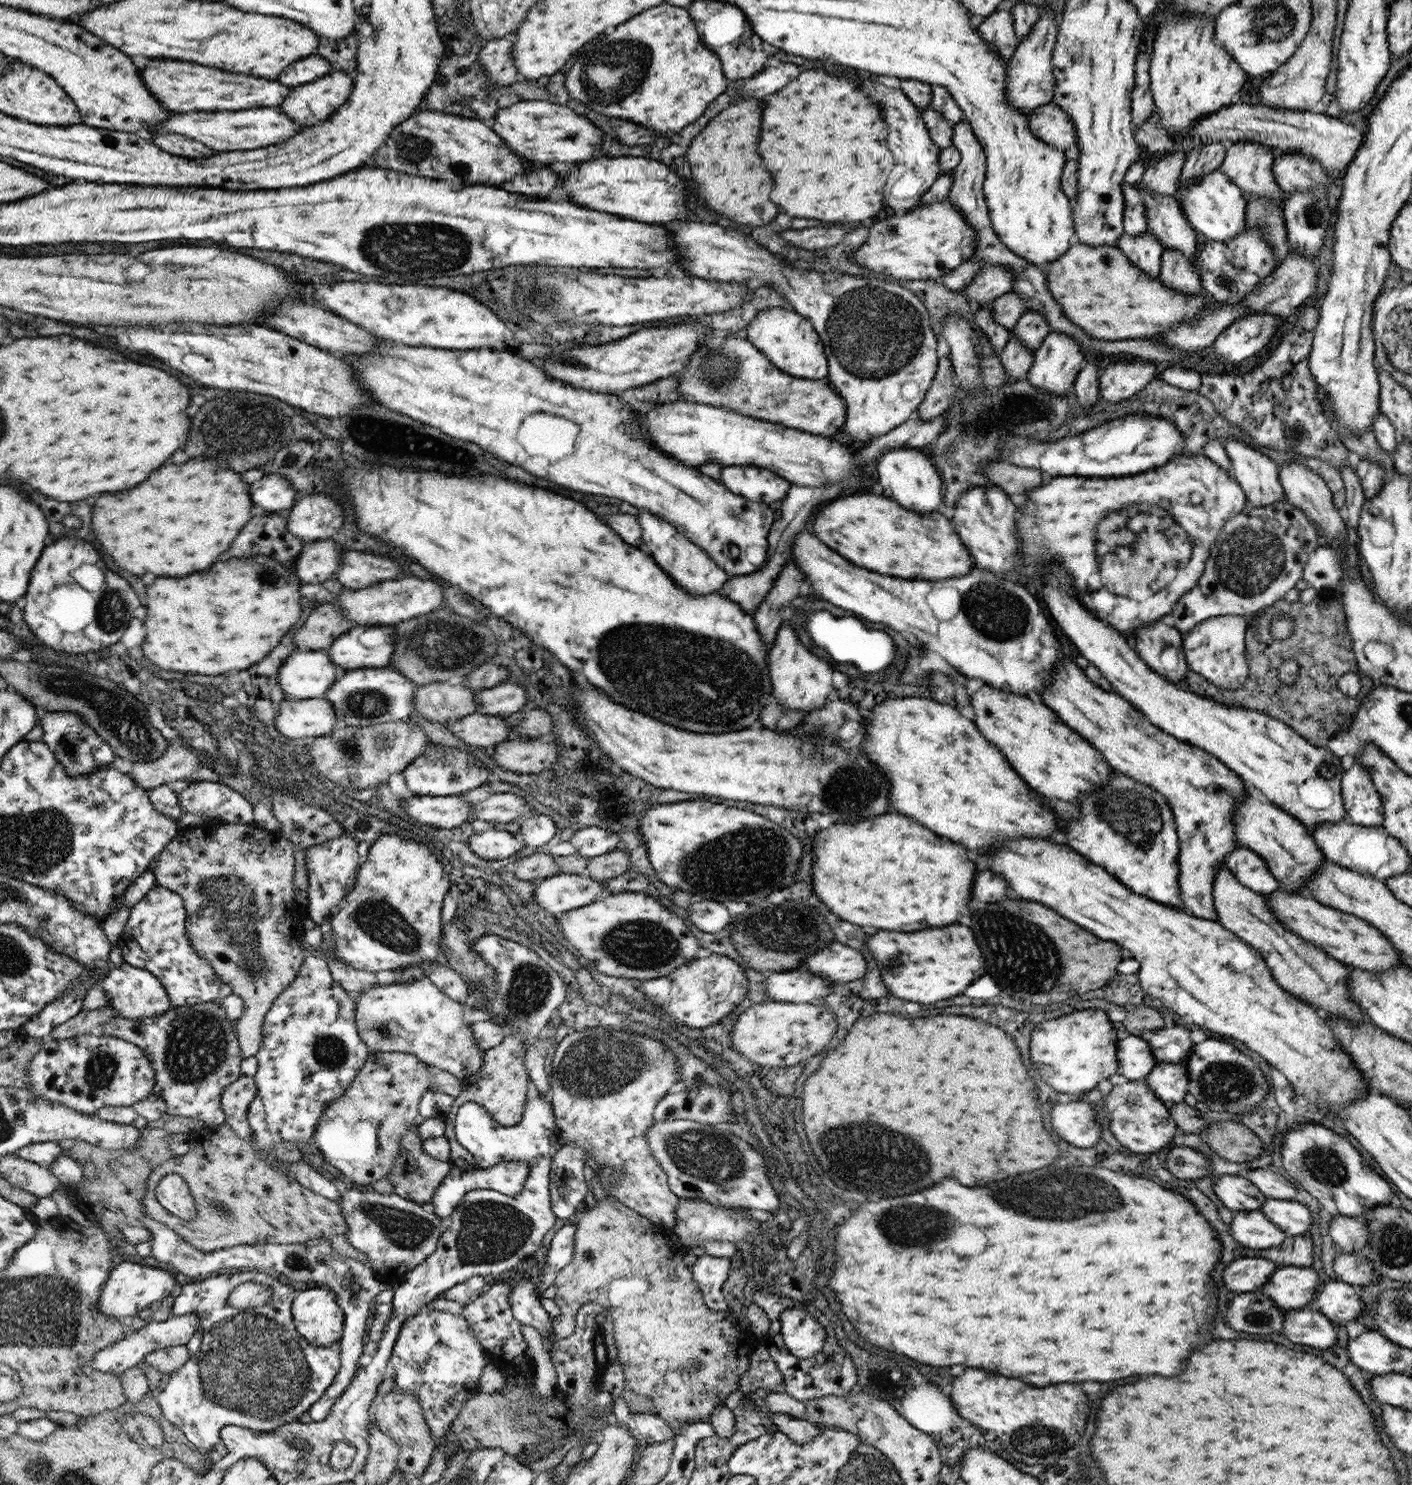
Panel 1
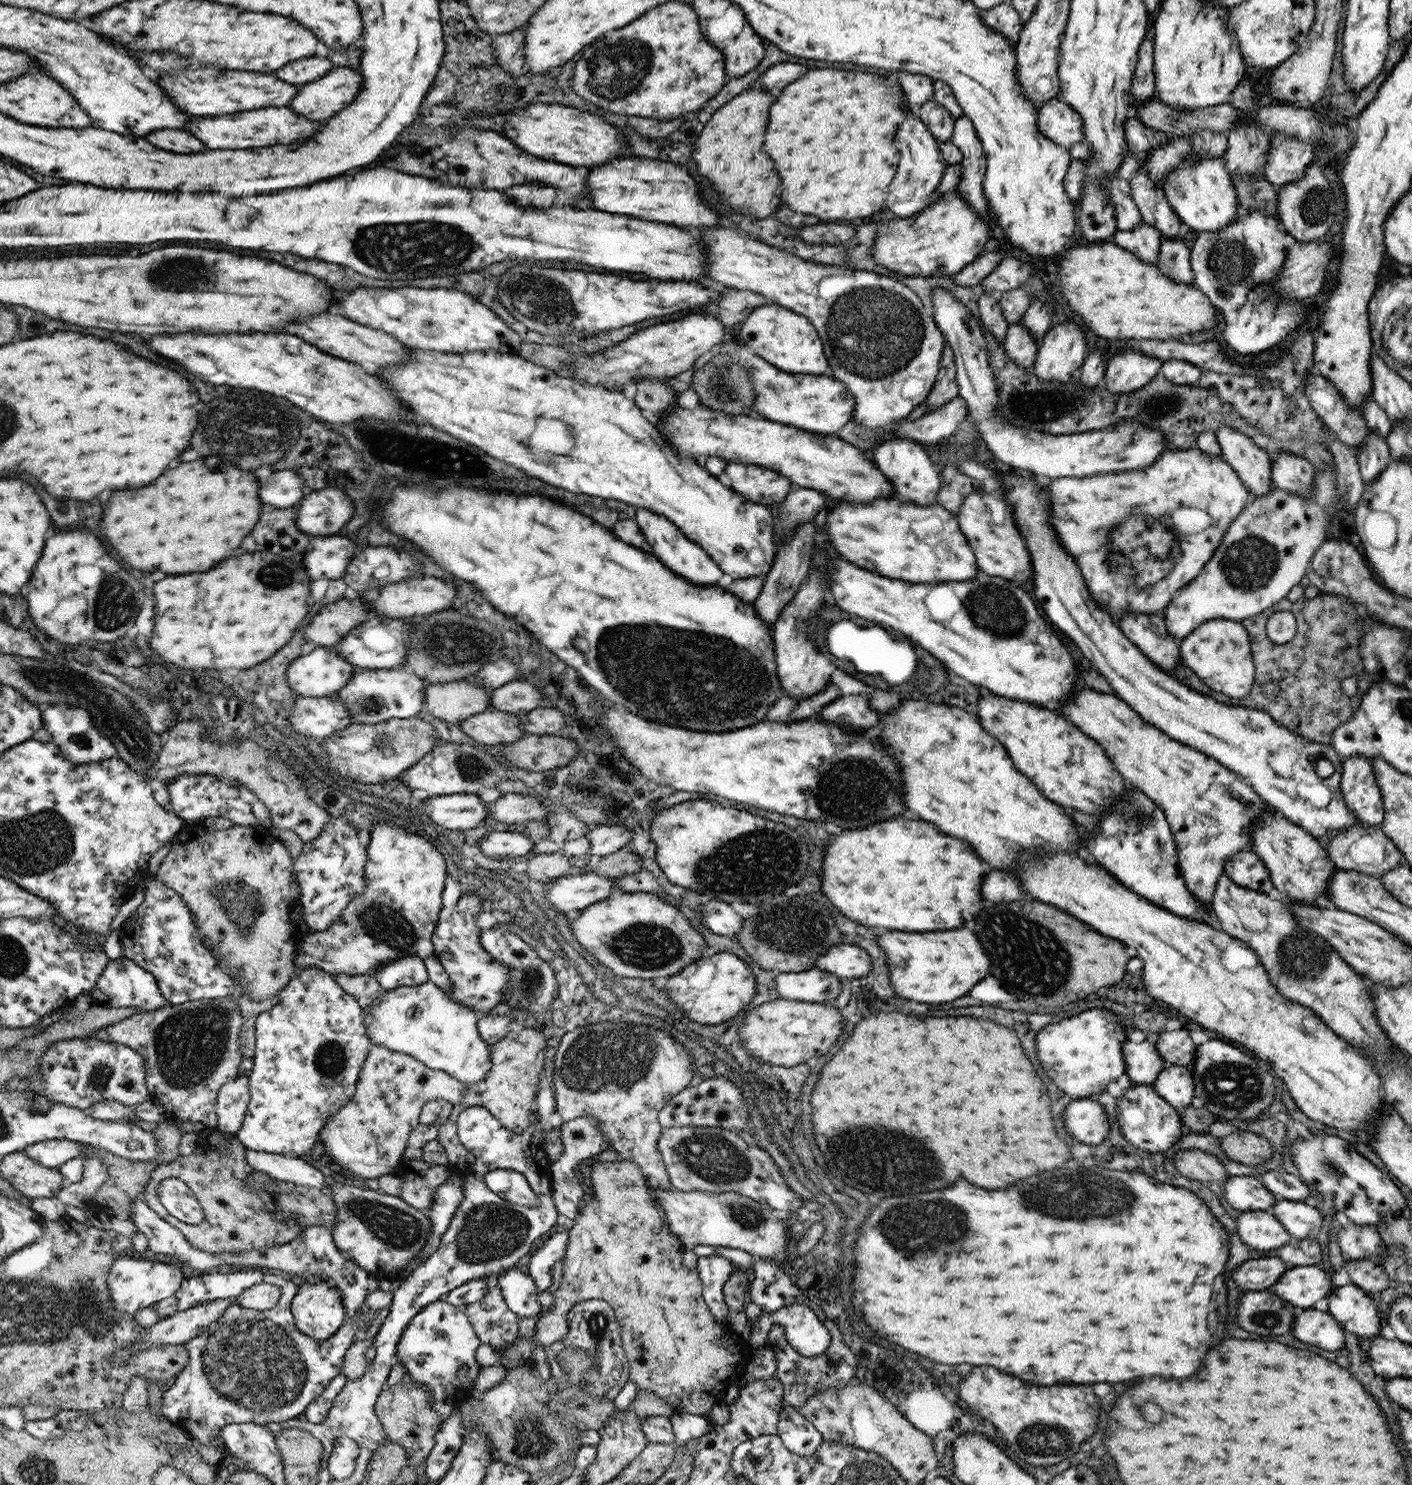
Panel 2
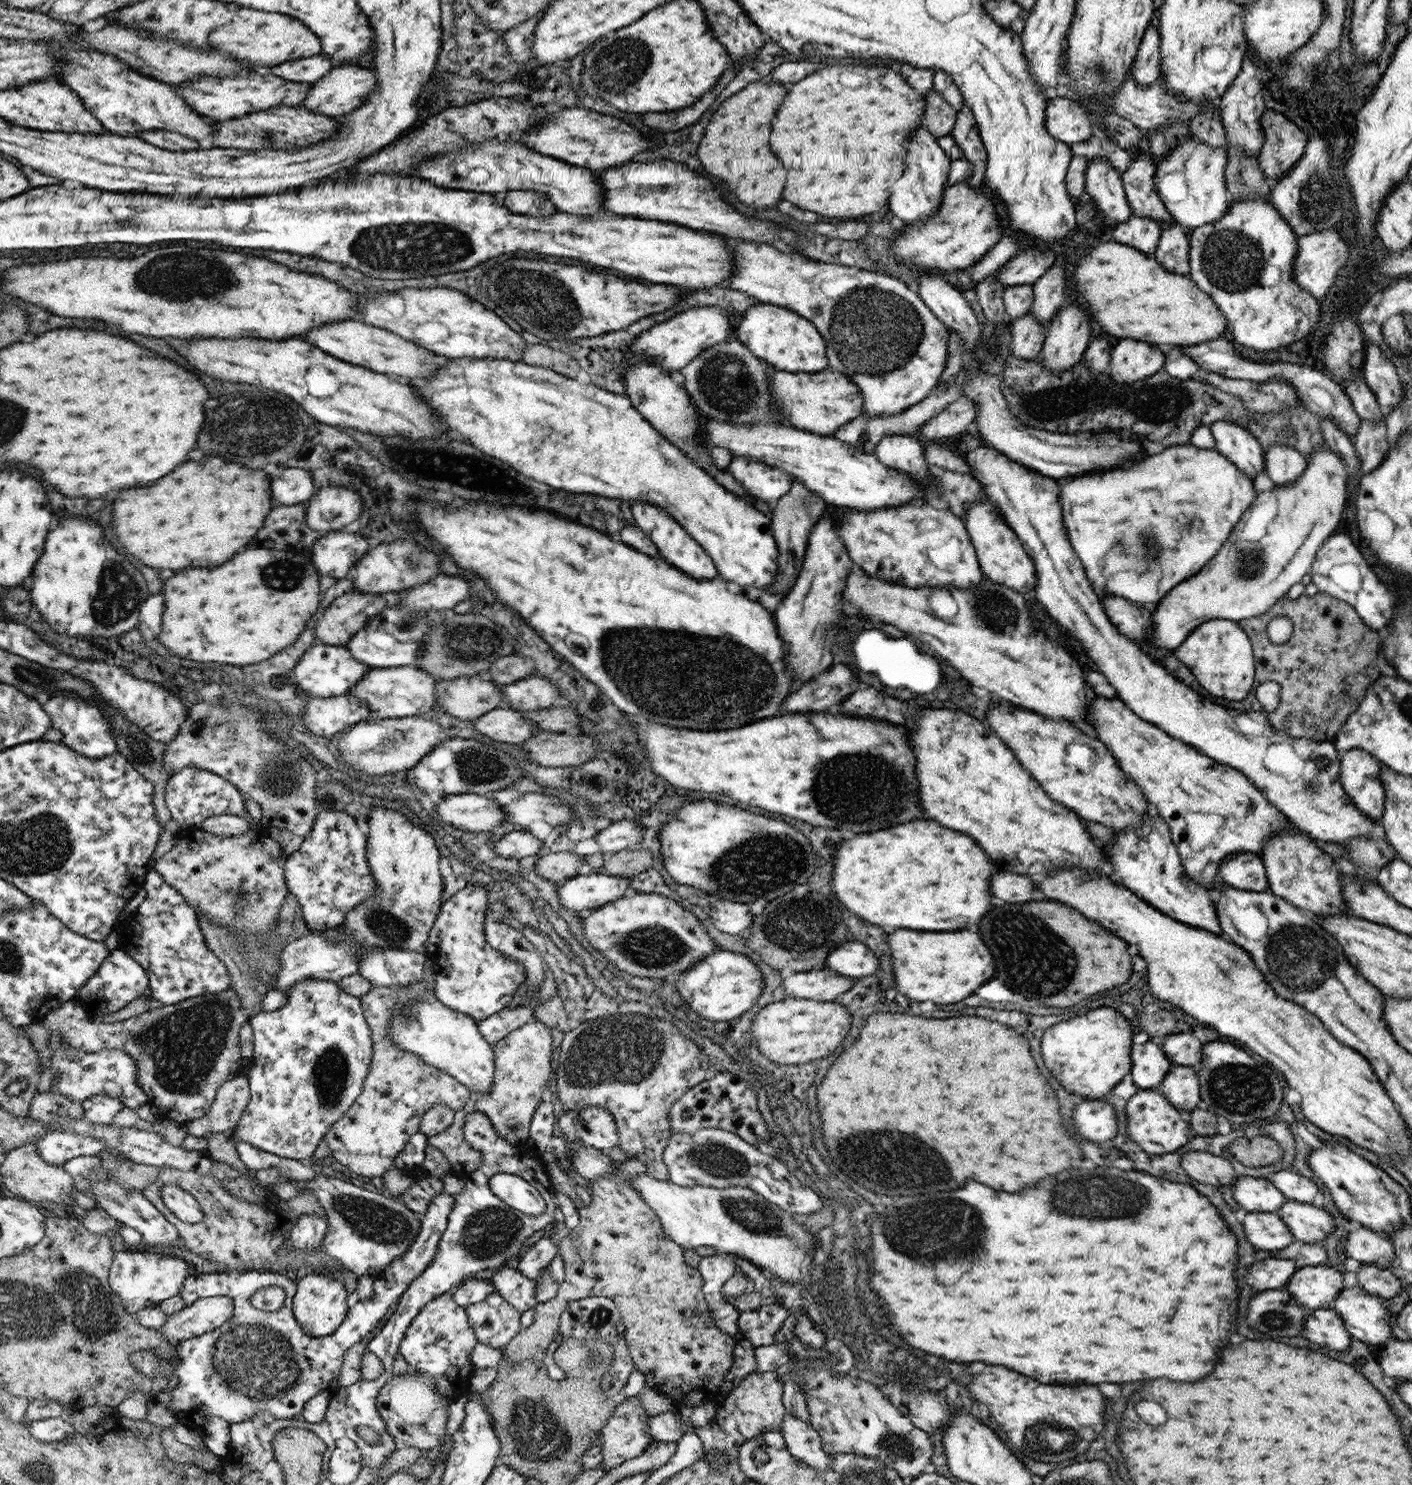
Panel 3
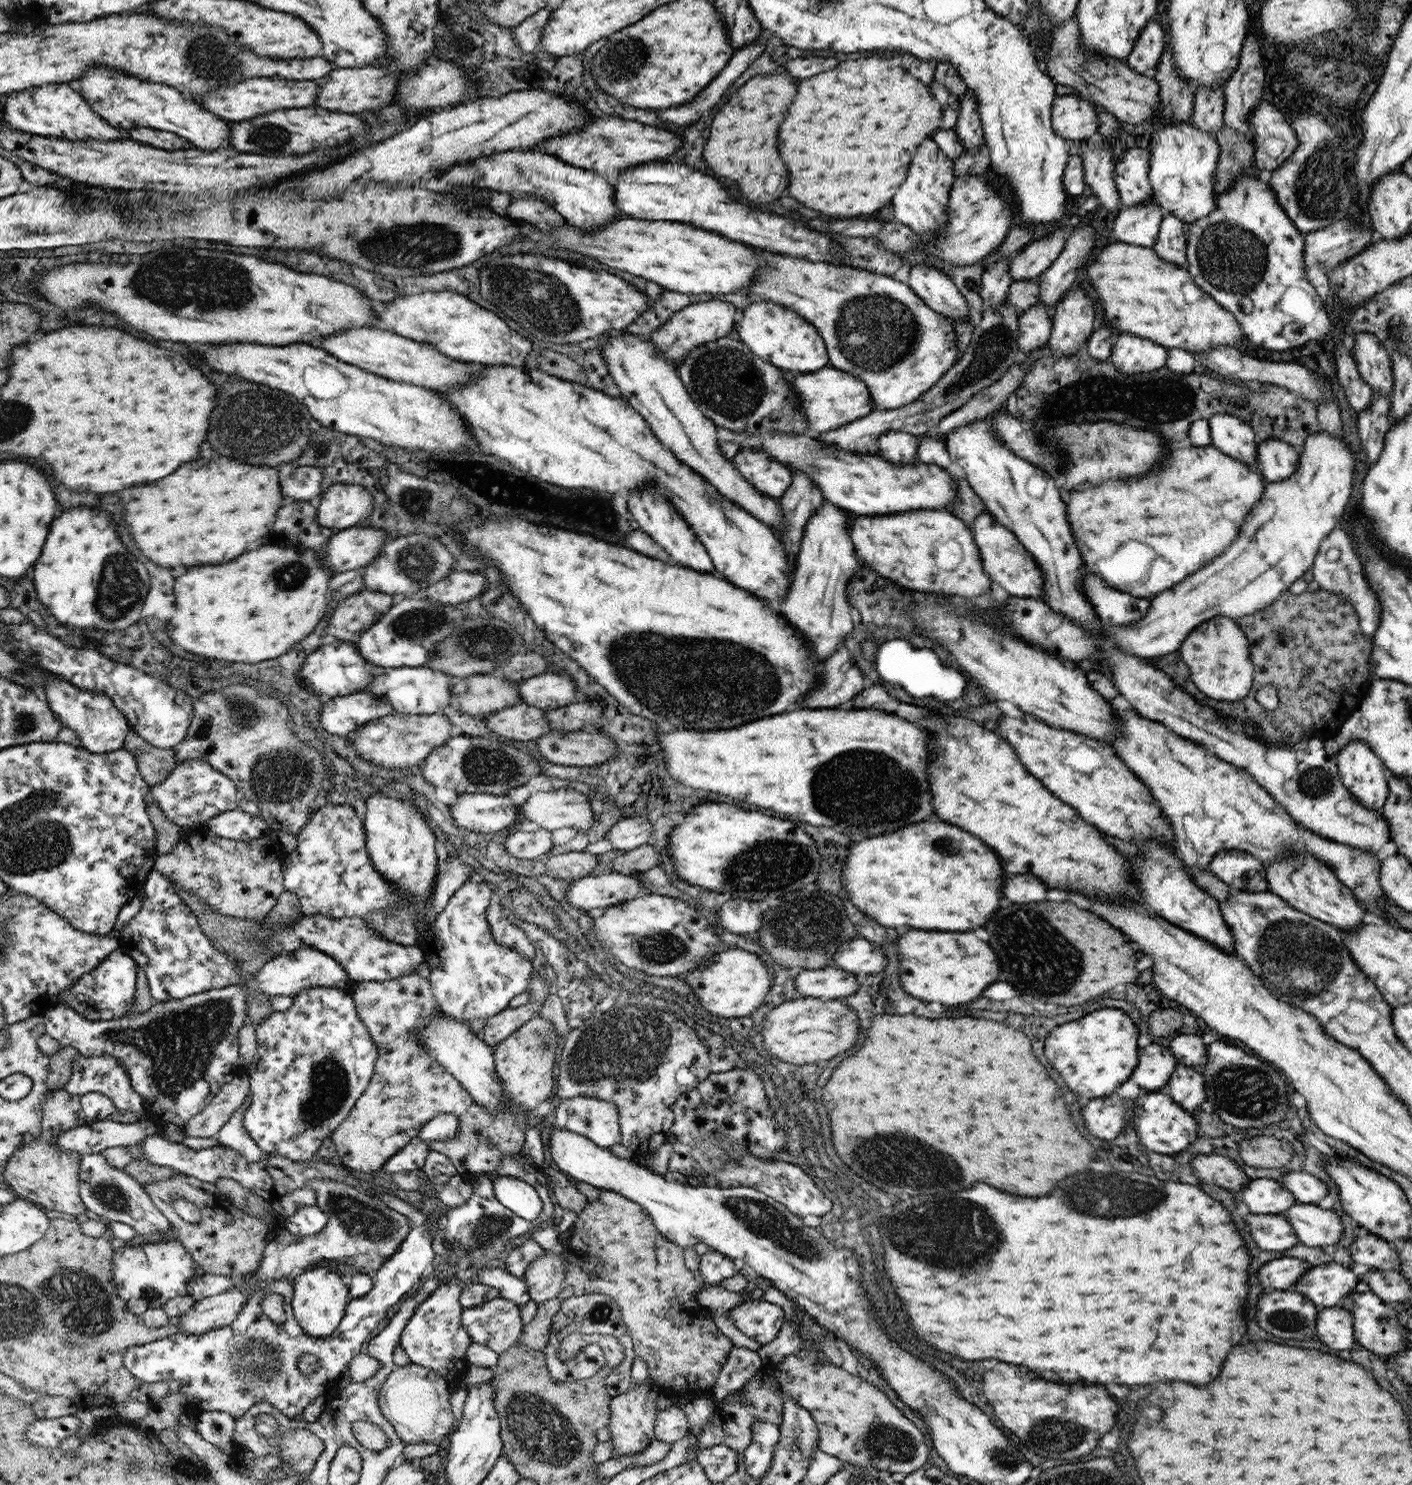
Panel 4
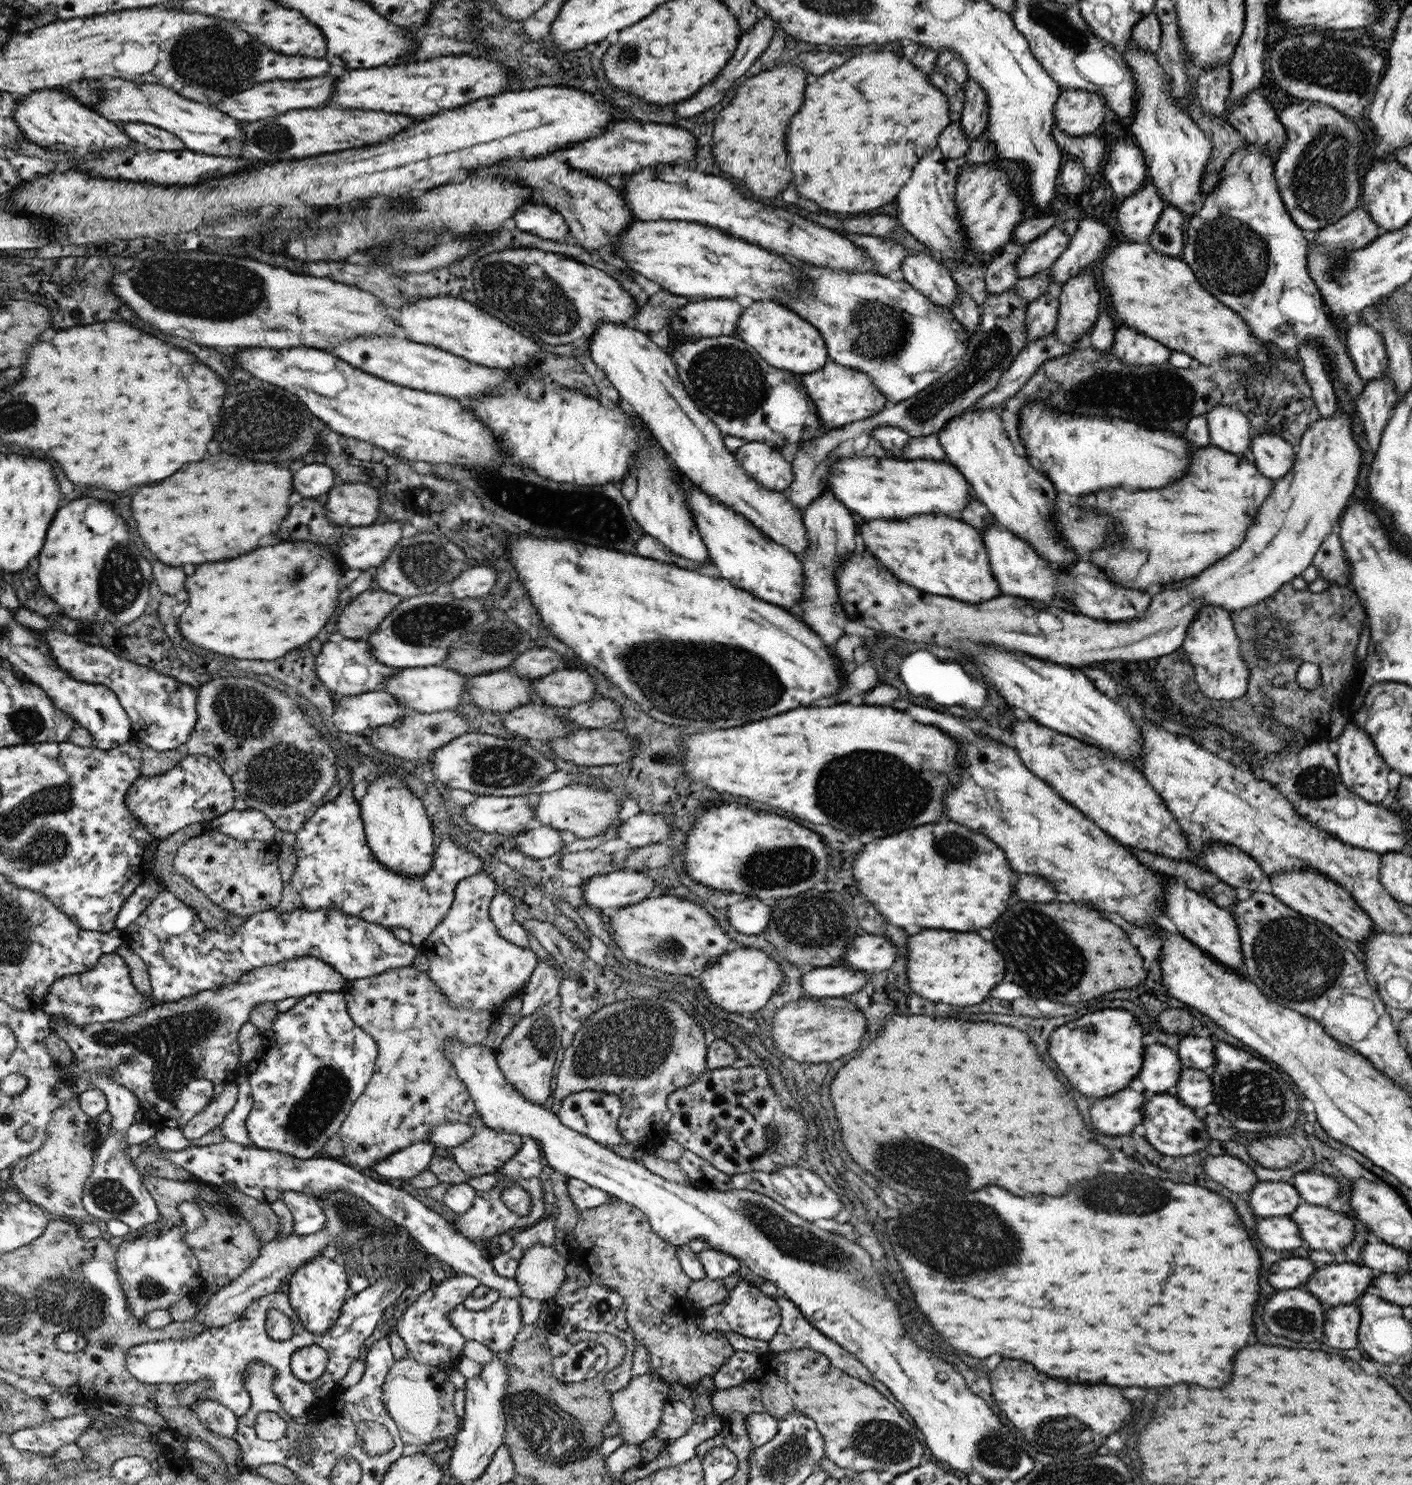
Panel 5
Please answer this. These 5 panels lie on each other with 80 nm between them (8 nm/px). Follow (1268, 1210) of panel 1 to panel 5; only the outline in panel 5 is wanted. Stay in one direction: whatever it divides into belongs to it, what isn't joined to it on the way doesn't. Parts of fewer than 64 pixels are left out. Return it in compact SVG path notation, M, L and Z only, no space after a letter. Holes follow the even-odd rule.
M1301 1202L1289 1216L1295 1222L1305 1246L1318 1251L1340 1253L1354 1240L1354 1220L1328 1207Z

